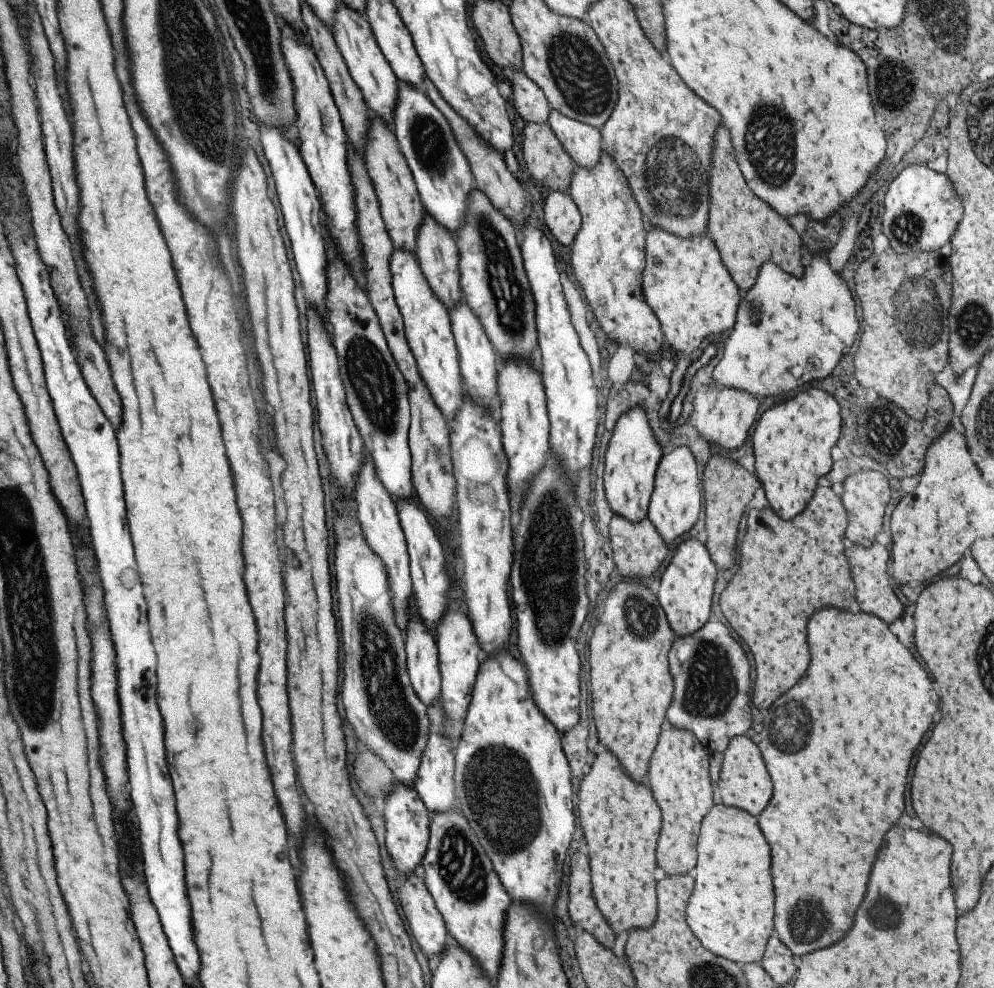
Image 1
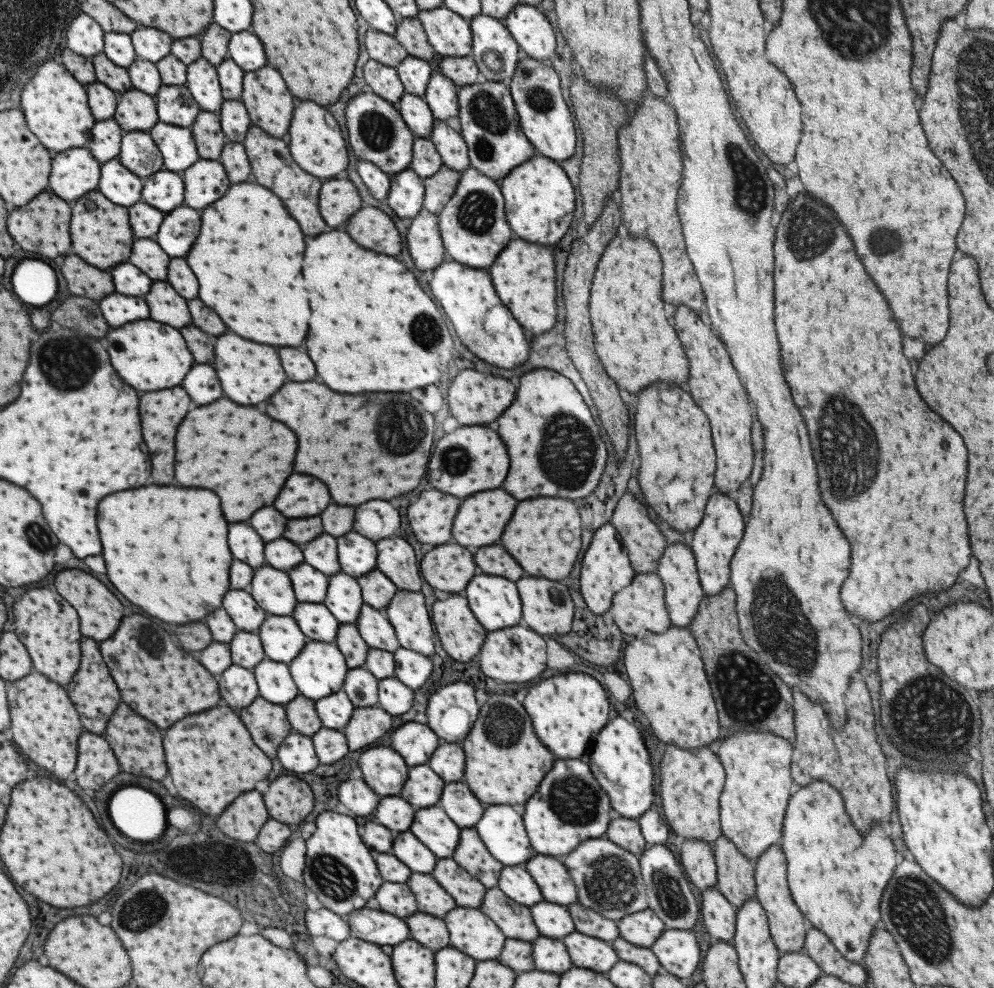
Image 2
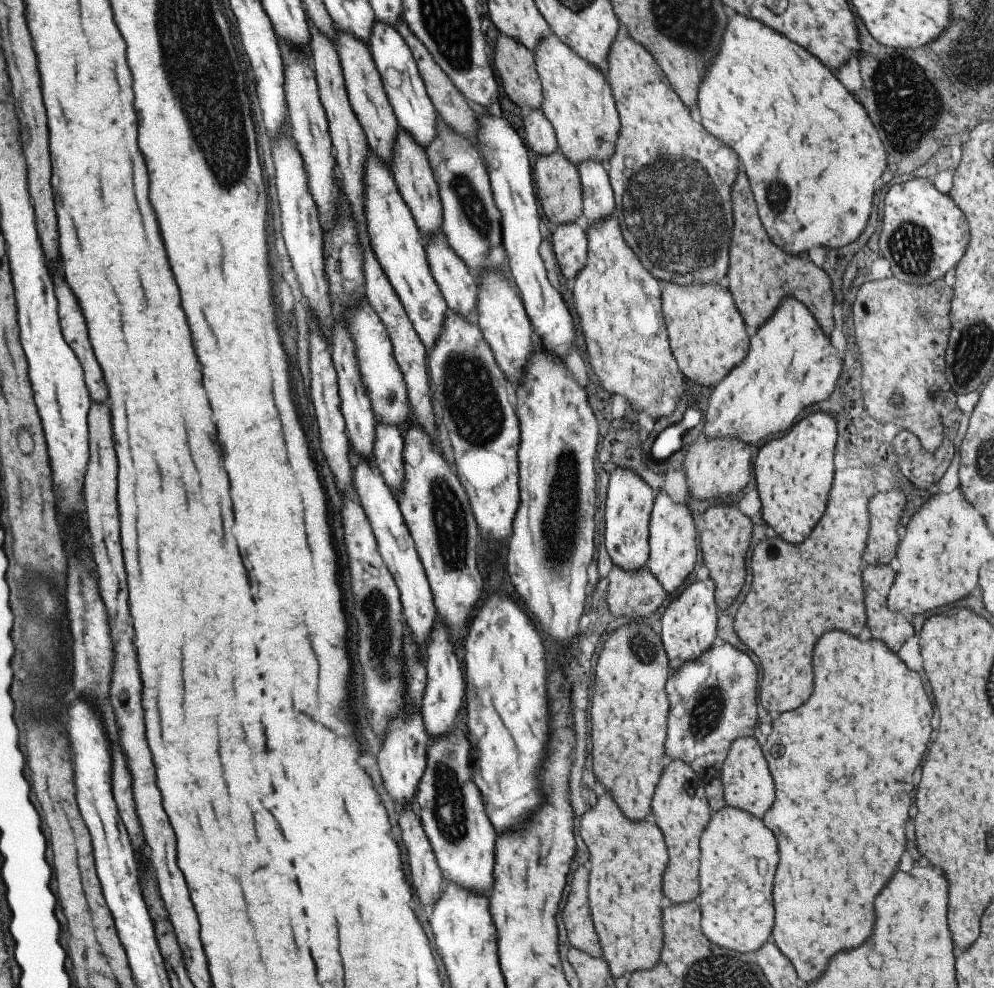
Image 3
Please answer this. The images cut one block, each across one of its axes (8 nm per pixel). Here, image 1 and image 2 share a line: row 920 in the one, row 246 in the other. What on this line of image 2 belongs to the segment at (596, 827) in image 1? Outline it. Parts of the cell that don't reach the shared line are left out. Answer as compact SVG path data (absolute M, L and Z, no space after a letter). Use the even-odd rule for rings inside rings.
M614 235L603 250L589 292L589 316L599 362L617 388L631 394L651 382L679 385L687 380L688 360L663 312L659 260L650 240L642 236L617 238Z

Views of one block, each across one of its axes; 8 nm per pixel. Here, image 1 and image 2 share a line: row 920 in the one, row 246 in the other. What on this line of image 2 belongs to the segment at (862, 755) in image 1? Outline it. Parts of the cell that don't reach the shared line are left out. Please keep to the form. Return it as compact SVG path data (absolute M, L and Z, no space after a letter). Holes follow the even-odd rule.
M799 194L779 218L772 252L775 258L773 326L779 342L781 368L785 370L783 374L793 404L807 426L809 444L815 450L813 460L819 468L817 478L821 500L851 544L851 566L849 576L841 586L841 602L854 621L857 622L857 616L867 622L879 622L923 592L953 586L957 574L969 562L971 550L961 510L965 446L959 434L919 398L909 362L901 354L901 336L895 320L883 296L865 274L853 252L851 240L845 236L833 212ZM843 408L849 408L849 422L843 416ZM929 488L937 488L939 494L929 496Z

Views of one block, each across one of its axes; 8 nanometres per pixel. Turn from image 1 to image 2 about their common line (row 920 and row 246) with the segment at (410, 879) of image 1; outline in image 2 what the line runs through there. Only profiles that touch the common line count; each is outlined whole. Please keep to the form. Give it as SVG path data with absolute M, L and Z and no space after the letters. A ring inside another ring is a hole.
M421 209L412 219L405 236L413 264L422 272L433 270L445 260L437 214Z

